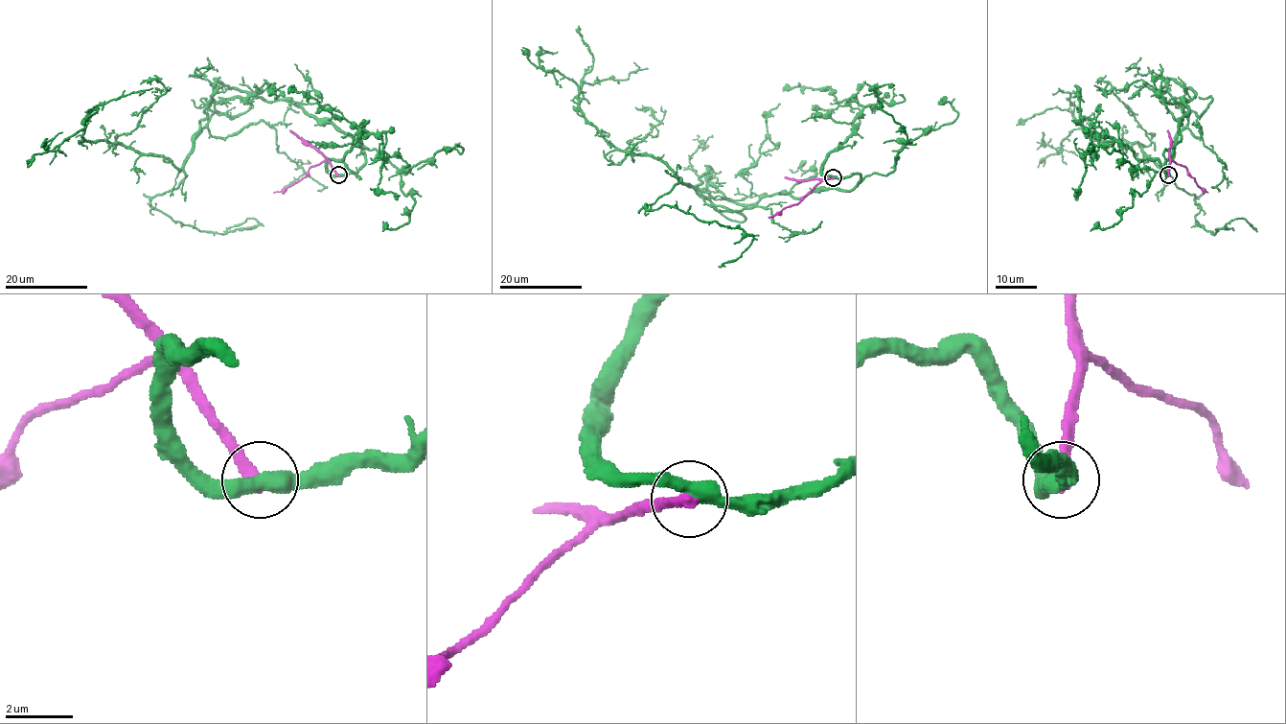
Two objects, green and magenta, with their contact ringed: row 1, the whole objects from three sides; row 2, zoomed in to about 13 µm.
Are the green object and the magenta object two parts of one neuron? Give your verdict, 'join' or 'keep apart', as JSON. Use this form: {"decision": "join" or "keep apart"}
{"decision": "keep apart"}

